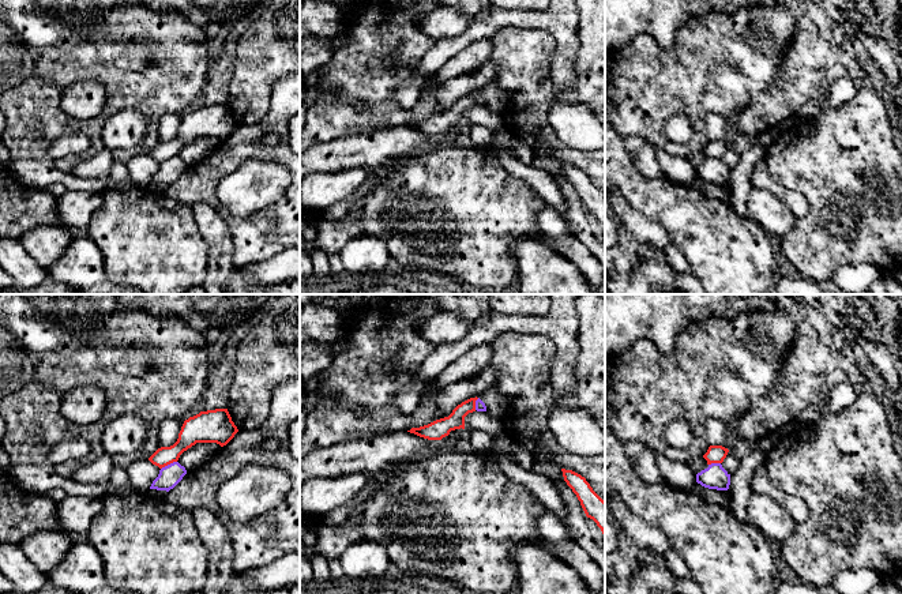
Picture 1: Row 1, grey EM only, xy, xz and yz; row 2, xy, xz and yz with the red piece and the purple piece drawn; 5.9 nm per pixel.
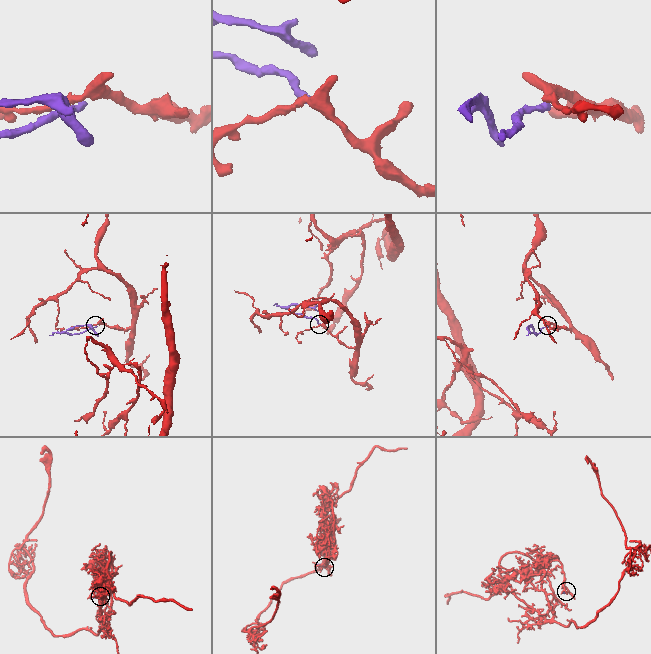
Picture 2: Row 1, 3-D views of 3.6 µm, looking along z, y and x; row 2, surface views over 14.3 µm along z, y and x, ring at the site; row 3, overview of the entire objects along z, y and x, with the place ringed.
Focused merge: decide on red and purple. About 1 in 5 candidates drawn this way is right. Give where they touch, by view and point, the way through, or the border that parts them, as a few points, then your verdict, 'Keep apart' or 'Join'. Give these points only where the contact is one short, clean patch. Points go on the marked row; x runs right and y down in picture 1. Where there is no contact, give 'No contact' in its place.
Touches red at xy (168, 463). Boundary: xy (176, 461), (161, 469). Keep apart

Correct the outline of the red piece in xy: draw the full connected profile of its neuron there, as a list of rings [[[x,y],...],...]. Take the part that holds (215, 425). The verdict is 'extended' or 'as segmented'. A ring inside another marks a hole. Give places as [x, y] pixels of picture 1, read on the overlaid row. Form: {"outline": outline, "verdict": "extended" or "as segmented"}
{"outline": [[[228,409],[200,411],[184,421],[177,441],[158,448],[149,460],[159,469],[177,462],[180,455],[196,443],[226,446],[238,432]]], "verdict": "as segmented"}

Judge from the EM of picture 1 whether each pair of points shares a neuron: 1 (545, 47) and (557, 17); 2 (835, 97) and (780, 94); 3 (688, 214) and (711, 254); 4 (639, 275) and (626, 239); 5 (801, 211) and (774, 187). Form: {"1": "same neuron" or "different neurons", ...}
{"1": "different neurons", "2": "different neurons", "3": "same neuron", "4": "same neuron", "5": "same neuron"}

